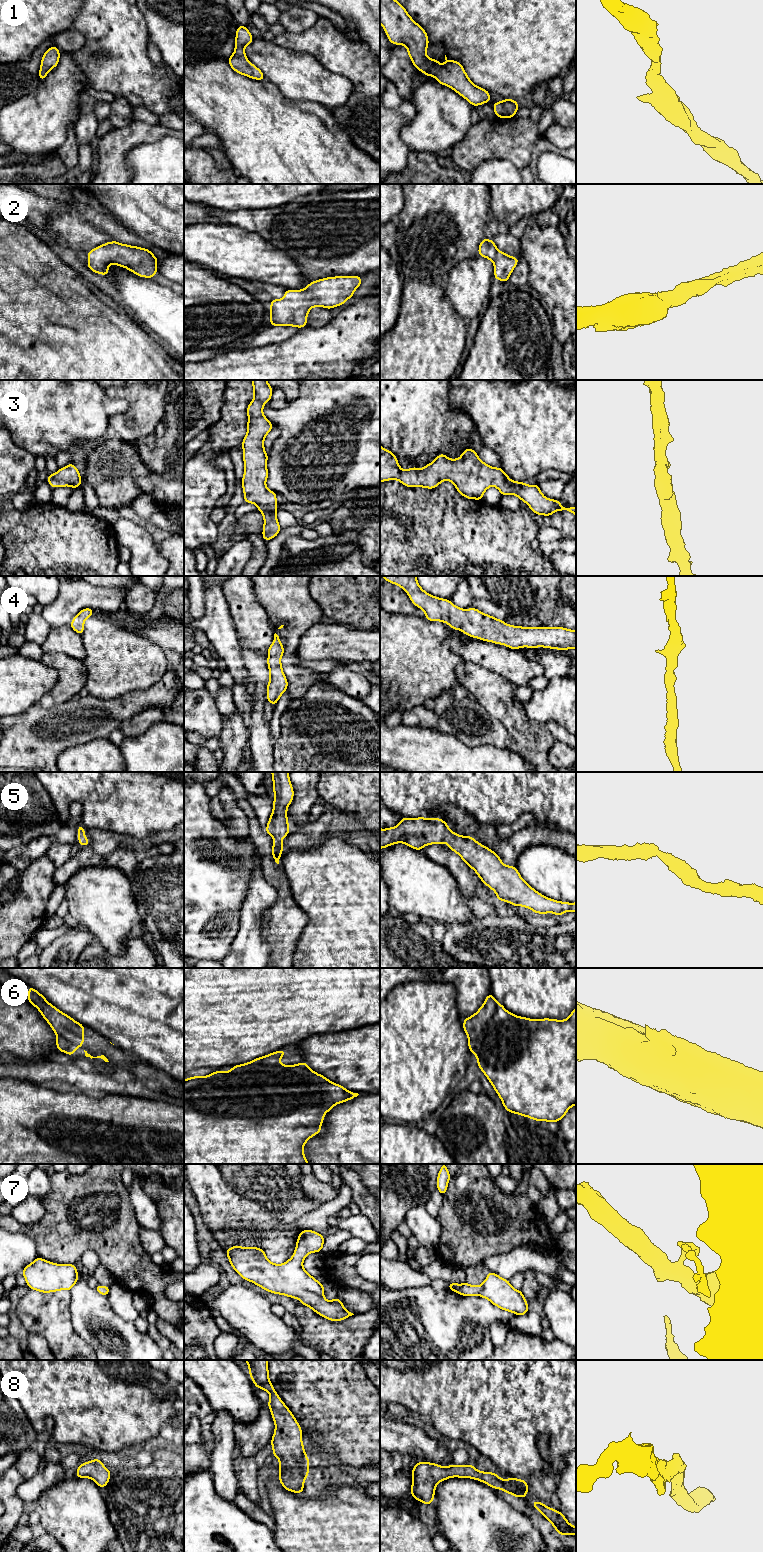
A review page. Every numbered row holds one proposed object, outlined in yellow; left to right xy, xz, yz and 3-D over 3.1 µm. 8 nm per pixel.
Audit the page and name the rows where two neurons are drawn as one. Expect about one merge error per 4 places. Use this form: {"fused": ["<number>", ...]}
{"fused": ["6", "7"]}

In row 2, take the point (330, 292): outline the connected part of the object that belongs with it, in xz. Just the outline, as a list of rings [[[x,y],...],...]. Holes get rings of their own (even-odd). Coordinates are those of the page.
[[[336,276],[310,282],[303,290],[286,289],[283,299],[270,301],[270,326],[306,327],[312,307],[330,310],[343,305],[361,282],[361,276]]]

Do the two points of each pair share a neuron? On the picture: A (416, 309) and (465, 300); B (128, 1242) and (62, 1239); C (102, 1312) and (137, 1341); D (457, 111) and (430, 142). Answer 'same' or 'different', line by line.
A: different
B: same
C: same
D: same

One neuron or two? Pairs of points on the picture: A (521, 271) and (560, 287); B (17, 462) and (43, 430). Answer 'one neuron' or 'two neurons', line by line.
A: two neurons
B: two neurons

